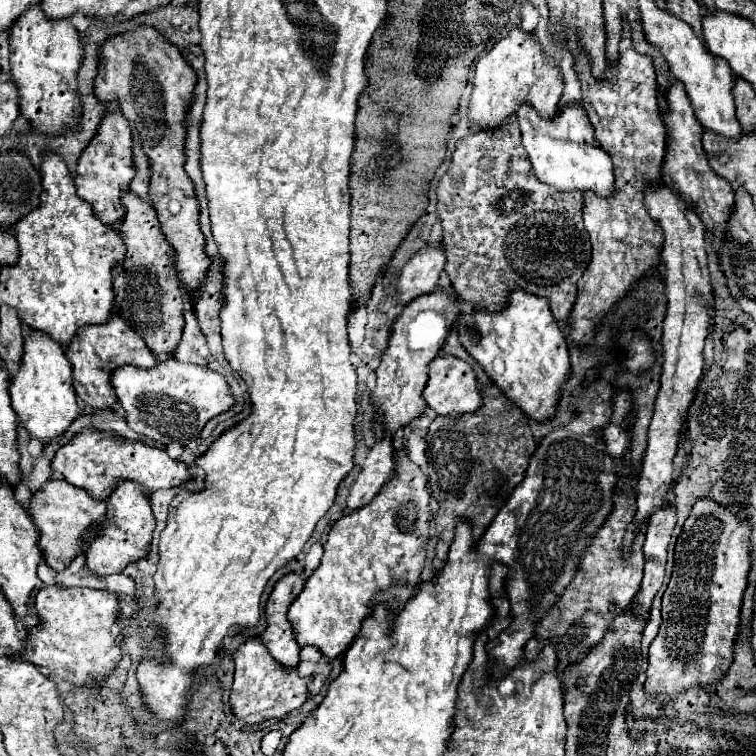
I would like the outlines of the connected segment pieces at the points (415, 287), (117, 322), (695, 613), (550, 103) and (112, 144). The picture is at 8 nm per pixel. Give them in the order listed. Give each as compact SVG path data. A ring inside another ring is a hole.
M426 246L416 252L410 262L400 270L400 278L396 282L396 294L402 306L412 302L418 296L430 294L436 288L438 276L444 270L446 252L438 246Z
M112 314L110 322L102 326L86 326L82 328L72 342L66 346L66 358L72 364L72 384L82 402L86 402L92 410L110 410L116 404L116 394L110 382L110 374L120 366L134 366L134 368L152 368L158 360L150 354L144 340L128 328L128 324Z
M700 498L676 542L676 564L662 596L662 624L650 644L648 680L650 692L676 696L690 686L716 684L732 664L734 638L740 624L742 594L748 586L750 526L738 522L730 510Z
M512 28L504 40L486 52L474 70L474 90L468 106L468 120L482 130L498 130L504 120L518 112L522 104L532 106L546 120L558 112L558 100L562 96L562 72L554 62L548 62L540 50L540 44L532 34L524 34L520 28Z
M112 102L110 110L102 118L98 134L92 138L92 142L88 144L88 148L78 160L78 170L74 176L78 196L94 208L94 214L102 224L110 226L112 230L118 230L118 226L126 216L126 208L120 202L122 198L120 194L128 188L134 174L136 174L136 168L134 168L134 154L132 154L130 124L122 116L118 104Z

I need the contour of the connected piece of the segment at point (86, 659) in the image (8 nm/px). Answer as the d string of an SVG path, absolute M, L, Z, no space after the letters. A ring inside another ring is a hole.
M44 586L36 594L36 610L42 624L30 630L24 642L24 660L46 666L52 670L52 676L84 688L100 686L118 668L124 650L114 638L112 626L118 624L122 612L114 594L92 588Z

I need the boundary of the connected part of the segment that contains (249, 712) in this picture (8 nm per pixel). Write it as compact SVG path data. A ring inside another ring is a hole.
M248 638L232 654L234 658L234 686L230 692L230 706L242 724L260 724L264 720L280 720L308 700L308 678L300 678L296 668L278 664L260 638Z

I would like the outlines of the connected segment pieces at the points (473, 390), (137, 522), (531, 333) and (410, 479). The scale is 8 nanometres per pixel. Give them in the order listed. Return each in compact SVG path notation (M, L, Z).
M440 354L438 358L434 358L430 362L430 372L428 374L430 374L430 378L428 378L428 384L426 384L422 396L438 416L458 418L462 414L472 414L480 408L482 394L480 394L480 388L478 388L476 374L474 374L474 370L468 362L464 362L456 356Z
M132 480L120 482L116 490L106 500L108 512L106 512L106 524L94 532L92 538L88 538L88 546L84 550L88 568L98 576L118 574L122 572L130 562L136 562L144 558L150 552L152 532L156 526L154 514L150 510L150 500L142 492L142 486L138 486Z
M514 290L506 310L500 314L476 312L470 318L460 316L456 330L464 348L476 358L510 402L536 422L546 422L554 416L562 388L570 378L570 354L546 298Z
M398 450L396 462L396 478L380 490L372 504L354 510L332 524L320 568L308 578L302 594L288 610L288 620L298 646L316 646L328 660L334 660L350 648L360 632L362 620L372 616L378 604L387 606L392 627L392 618L406 600L412 598L414 586L420 580L426 544L430 540L428 482L424 472L404 454L404 450Z

